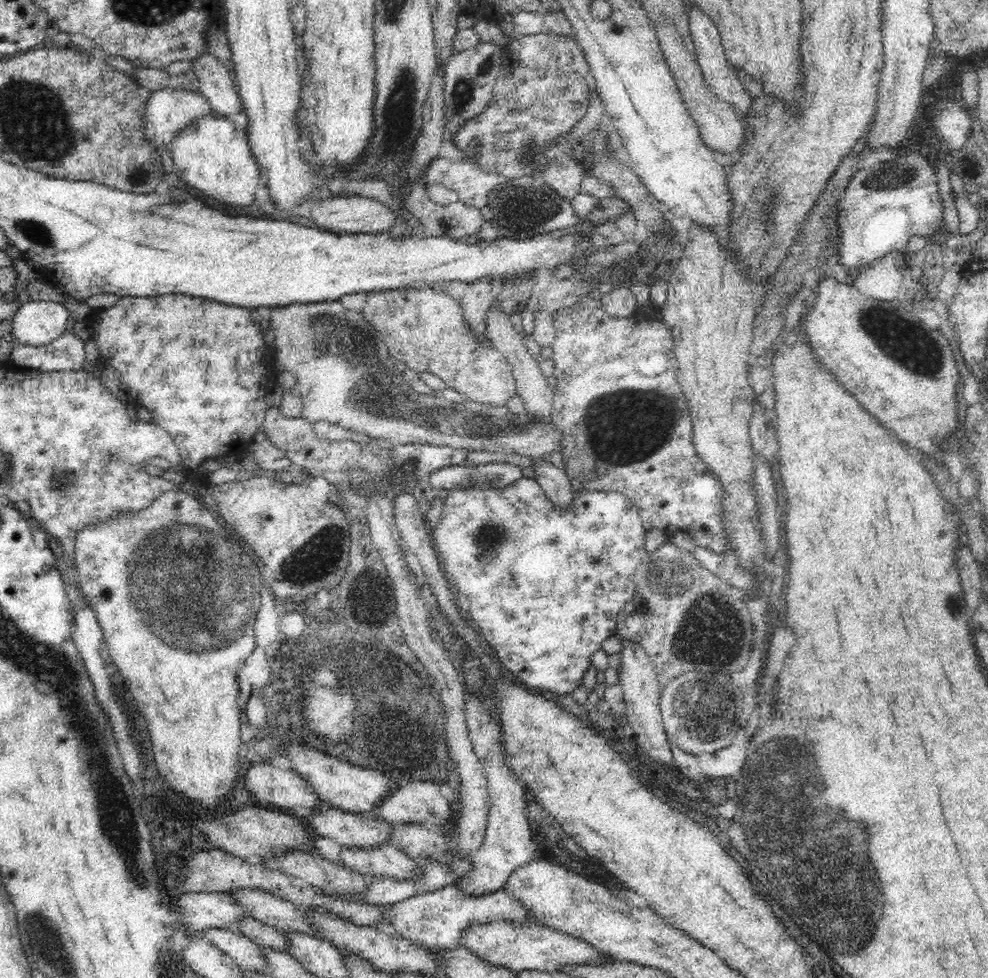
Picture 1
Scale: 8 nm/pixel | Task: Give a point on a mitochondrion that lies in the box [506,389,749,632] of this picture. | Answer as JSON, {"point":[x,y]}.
{"point":[668,575]}

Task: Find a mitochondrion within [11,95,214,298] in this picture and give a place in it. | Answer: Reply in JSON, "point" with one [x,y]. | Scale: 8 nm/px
{"point":[34,231]}

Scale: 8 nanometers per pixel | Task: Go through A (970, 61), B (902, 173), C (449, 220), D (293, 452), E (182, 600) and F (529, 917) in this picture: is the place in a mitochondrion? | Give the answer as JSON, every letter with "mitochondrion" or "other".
{"A":"other","B":"mitochondrion","C":"mitochondrion","D":"other","E":"mitochondrion","F":"other"}

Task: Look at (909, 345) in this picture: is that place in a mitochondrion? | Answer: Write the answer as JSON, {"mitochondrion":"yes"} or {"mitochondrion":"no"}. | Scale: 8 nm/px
{"mitochondrion":"yes"}

